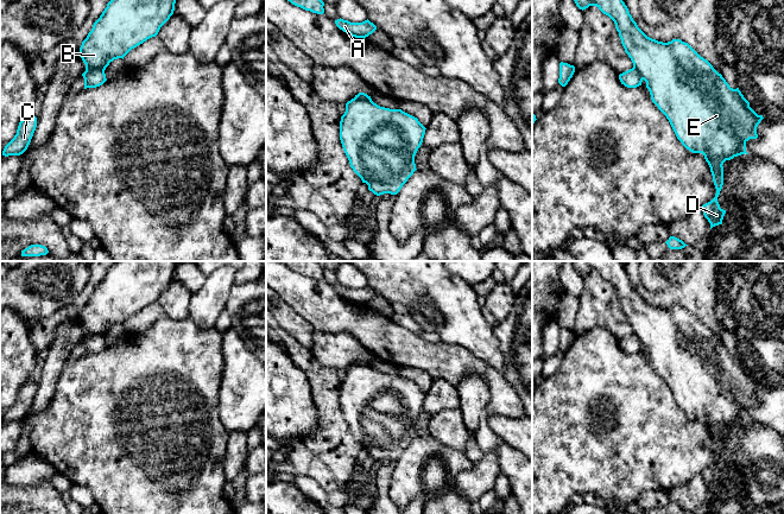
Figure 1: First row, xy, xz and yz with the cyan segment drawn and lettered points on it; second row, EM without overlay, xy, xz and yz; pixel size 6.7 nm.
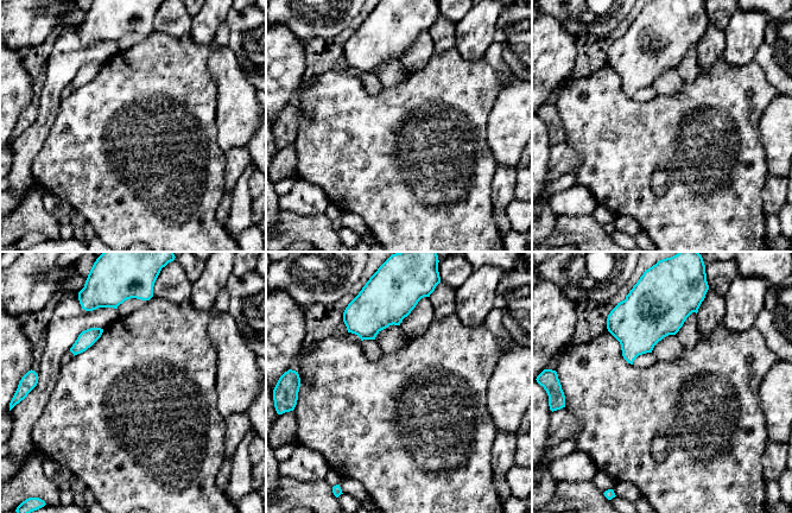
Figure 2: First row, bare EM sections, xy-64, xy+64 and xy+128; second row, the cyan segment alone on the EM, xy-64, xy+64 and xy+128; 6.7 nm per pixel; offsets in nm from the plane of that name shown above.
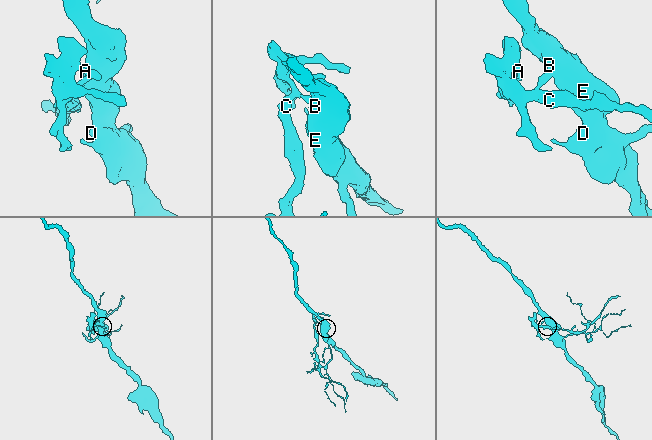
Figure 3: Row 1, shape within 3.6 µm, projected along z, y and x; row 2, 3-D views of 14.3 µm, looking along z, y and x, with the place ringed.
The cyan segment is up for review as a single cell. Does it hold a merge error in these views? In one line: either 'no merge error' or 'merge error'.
merge error

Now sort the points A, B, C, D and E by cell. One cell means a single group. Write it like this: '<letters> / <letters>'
A C / B D E

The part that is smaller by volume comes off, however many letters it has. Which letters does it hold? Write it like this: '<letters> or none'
A, C

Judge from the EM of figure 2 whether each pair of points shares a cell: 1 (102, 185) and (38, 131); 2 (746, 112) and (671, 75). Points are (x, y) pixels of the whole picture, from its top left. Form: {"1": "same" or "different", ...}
{"1": "different", "2": "different"}

